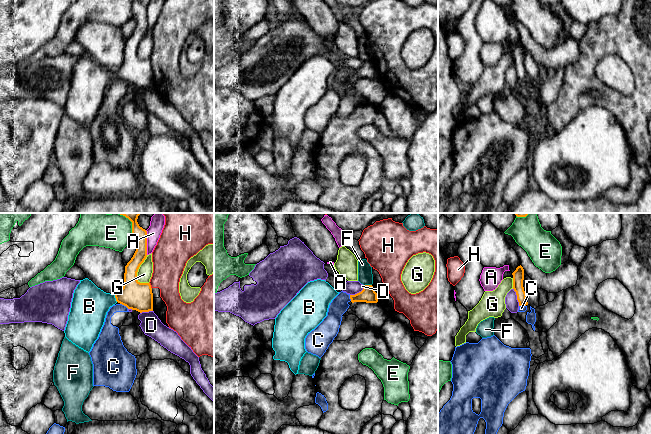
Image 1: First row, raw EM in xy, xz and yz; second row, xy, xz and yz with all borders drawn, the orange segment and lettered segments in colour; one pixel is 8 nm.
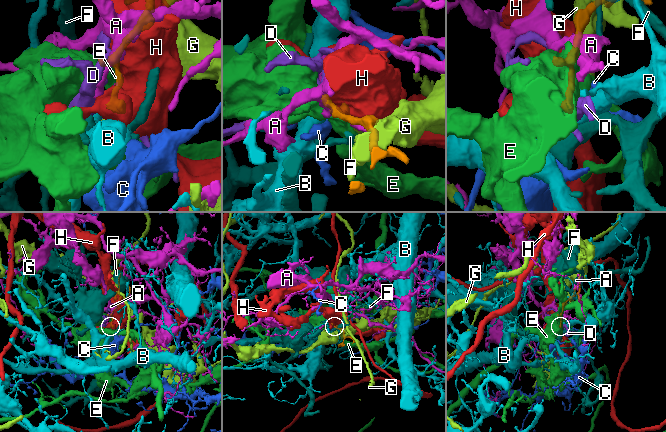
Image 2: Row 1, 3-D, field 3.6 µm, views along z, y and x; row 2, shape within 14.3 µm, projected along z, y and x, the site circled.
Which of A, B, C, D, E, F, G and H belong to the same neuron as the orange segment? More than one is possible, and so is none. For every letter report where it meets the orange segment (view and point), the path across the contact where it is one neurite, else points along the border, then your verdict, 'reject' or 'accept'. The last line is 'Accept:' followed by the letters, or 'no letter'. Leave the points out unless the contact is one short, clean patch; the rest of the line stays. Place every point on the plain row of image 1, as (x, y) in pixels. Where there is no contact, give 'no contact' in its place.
A: contact xy (146, 18); reject
B: contact xy (115, 73); way xy (134, 71), (115, 73), (89, 82); accept
C: contact xy (124, 81); border xy (120, 79), (128, 84); reject
D: contact yz (517, 73); reject
E: contact xy (132, 8); reject
F: contact xz (367, 61); border xz (371, 60), (364, 62); reject
G: contact xy (138, 44); reject
H: contact xy (150, 61); reject
Accept: B

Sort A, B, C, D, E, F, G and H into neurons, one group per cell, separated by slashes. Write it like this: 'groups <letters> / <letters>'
groups A / B / C / D / E / F / G / H

